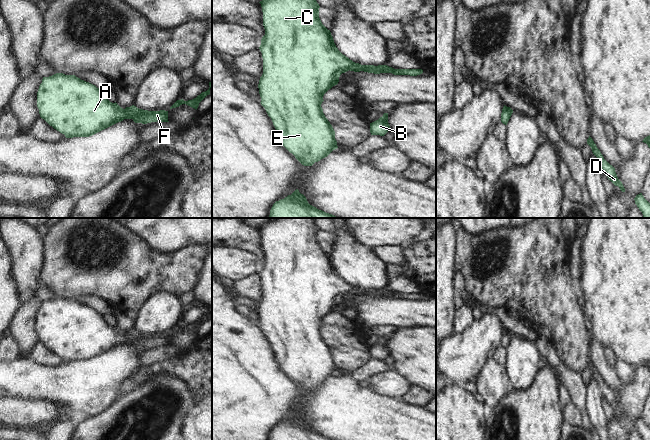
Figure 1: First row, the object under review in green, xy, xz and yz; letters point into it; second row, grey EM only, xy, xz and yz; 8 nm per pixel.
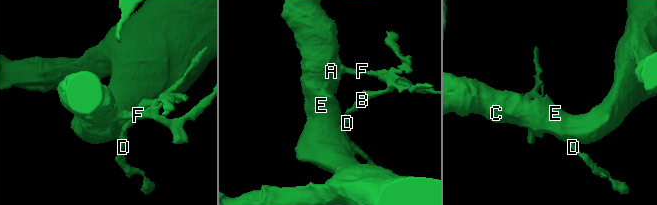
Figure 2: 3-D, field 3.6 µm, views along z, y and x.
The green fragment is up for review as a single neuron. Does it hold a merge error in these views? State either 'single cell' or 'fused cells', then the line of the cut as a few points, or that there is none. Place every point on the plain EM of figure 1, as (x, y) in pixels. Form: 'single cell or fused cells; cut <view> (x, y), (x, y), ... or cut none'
single cell; cut none

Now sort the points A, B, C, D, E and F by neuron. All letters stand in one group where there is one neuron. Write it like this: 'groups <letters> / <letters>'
groups A B C D E F

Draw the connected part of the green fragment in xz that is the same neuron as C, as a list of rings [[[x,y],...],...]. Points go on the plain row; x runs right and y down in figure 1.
[[[276,218],[259,227],[265,253],[259,271],[263,282],[263,298],[258,308],[260,327],[271,342],[281,368],[304,390],[312,390],[338,372],[335,355],[321,328],[324,318],[338,308],[342,297],[349,294],[410,300],[423,297],[422,293],[361,289],[343,279],[319,242],[320,230],[315,218]]]

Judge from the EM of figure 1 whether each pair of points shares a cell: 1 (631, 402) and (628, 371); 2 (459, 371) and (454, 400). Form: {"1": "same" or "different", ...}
{"1": "different", "2": "different"}

